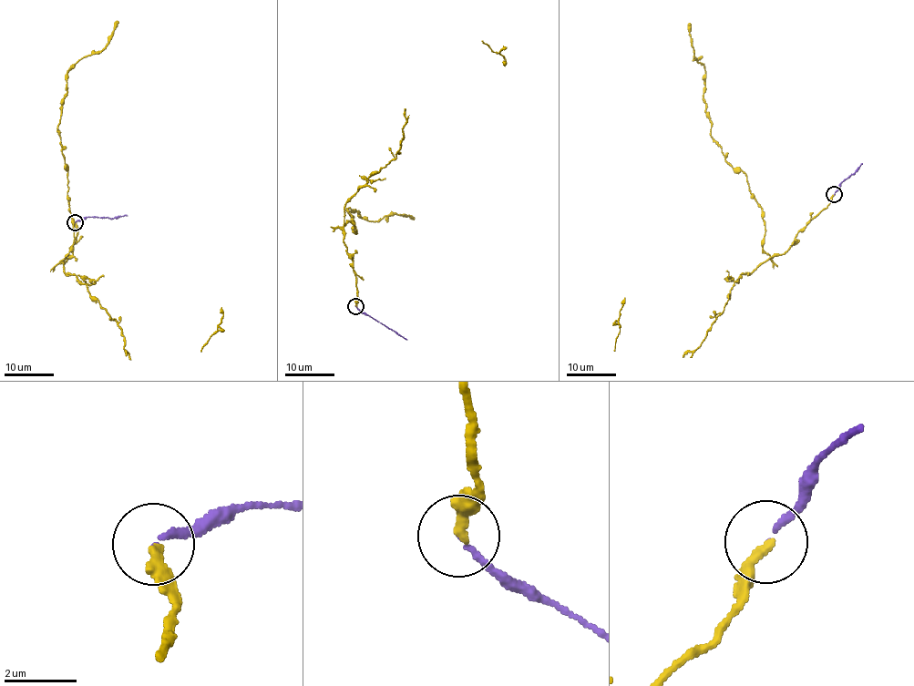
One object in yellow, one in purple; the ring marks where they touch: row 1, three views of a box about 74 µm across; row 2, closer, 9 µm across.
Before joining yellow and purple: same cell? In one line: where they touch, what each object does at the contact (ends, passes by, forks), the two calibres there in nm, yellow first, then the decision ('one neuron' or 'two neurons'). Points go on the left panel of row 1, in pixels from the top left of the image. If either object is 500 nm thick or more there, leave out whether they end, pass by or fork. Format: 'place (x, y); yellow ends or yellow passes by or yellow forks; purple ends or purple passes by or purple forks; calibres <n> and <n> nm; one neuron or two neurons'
place (75, 222); yellow ends; purple ends; calibres 280 and 110 nm; two neurons

